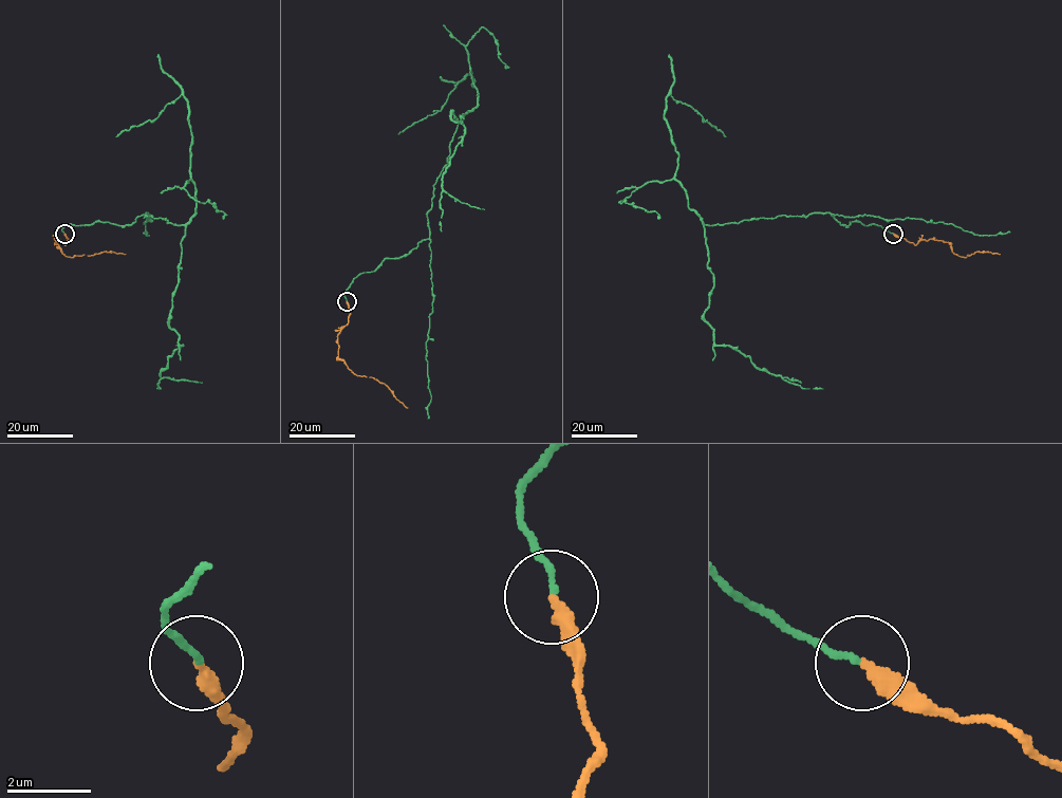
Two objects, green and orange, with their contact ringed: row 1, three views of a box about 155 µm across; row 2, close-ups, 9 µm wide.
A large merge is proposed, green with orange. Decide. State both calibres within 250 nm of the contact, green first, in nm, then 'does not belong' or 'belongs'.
140/320 nm | belongs

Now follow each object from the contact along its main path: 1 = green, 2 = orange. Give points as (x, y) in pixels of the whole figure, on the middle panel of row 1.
1: (347, 301), (355, 278), (429, 237), (433, 185), (467, 112), (451, 113), (465, 128), (443, 189), (484, 209)
2: (347, 301), (350, 313), (337, 337), (338, 357), (357, 375), (385, 385), (408, 408)

